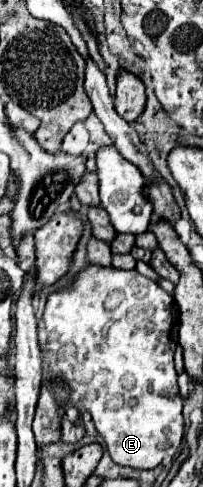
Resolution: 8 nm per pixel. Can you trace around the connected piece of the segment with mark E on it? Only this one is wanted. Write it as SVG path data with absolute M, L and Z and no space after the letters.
M89 262L83 270L79 270L75 274L73 282L69 282L65 288L49 294L45 310L43 310L43 324L47 330L47 346L55 358L55 364L57 364L57 370L59 370L59 376L63 380L65 390L69 392L71 400L77 406L79 404L89 406L95 428L101 434L101 438L105 440L113 462L117 462L121 466L149 470L149 468L159 466L167 456L173 456L177 452L181 438L183 438L183 414L181 414L183 400L181 400L181 394L177 388L177 372L175 372L175 364L173 364L173 354L175 354L175 348L179 342L179 312L175 308L175 302L171 302L171 294L167 294L155 280L139 274L137 270L119 270L113 266L101 266L101 264Z

